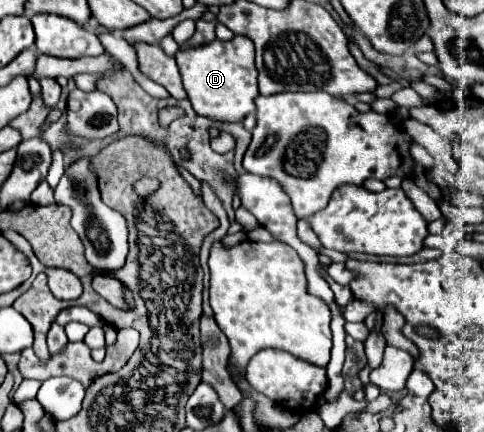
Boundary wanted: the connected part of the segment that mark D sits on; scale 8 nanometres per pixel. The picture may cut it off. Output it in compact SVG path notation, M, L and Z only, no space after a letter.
M235 35L231 41L213 39L211 43L191 49L179 49L175 53L177 65L183 75L183 85L197 115L219 123L235 123L243 121L245 115L255 113L253 99L259 95L259 89L253 55L255 47L243 35Z

